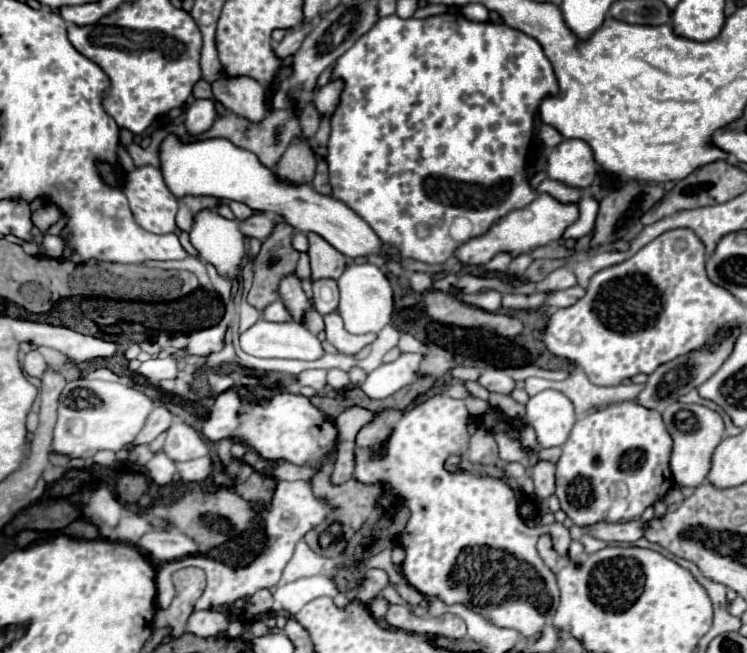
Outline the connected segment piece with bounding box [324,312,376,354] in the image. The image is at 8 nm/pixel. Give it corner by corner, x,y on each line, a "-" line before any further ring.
330,312
324,316
324,332
326,332
326,340
340,352
346,352
346,354
356,354
360,352
366,344
370,344
376,334
362,334
362,336
356,336
356,334
350,334
344,330
342,326
342,318
338,312

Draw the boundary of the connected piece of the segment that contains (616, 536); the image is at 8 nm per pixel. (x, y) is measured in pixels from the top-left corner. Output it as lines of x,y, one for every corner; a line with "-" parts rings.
630,520
630,522
620,522
620,524
598,522
592,526
586,526
584,532
604,542
634,542
642,538
644,524
640,520

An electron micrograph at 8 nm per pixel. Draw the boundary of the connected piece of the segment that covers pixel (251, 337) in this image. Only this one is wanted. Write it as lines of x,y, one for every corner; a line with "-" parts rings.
260,320
256,322
250,330
242,332
240,336
240,346
244,352
252,354
252,356
260,356
260,358
298,358
298,360
316,360
324,354
320,340
304,326
298,322
284,322
284,324
276,324
276,322
266,322

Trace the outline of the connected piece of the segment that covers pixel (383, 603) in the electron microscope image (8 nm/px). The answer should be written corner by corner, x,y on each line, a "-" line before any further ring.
374,598
372,602
370,602
370,612
372,612
372,616
376,618
376,620
384,620
384,614
388,612
388,608
390,608
390,602
386,600
386,598

